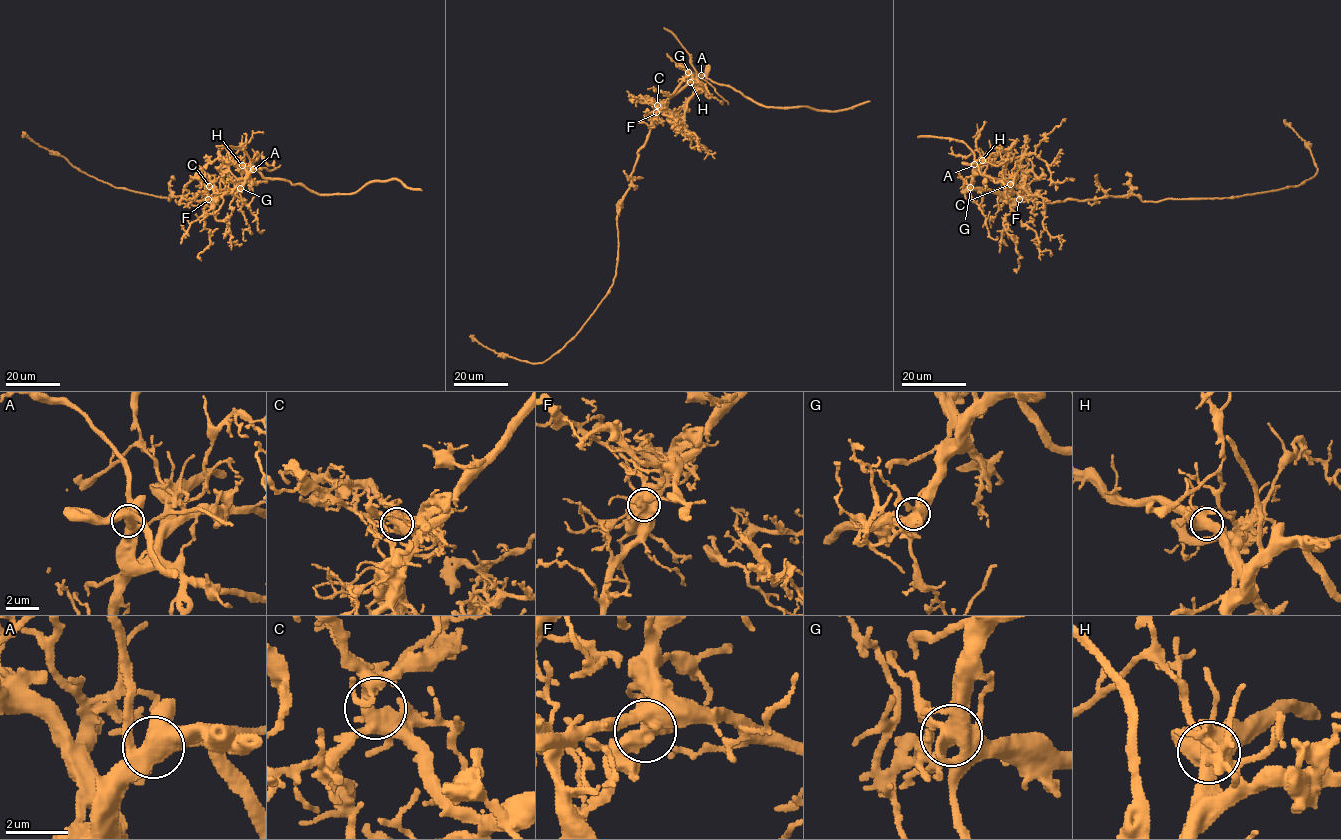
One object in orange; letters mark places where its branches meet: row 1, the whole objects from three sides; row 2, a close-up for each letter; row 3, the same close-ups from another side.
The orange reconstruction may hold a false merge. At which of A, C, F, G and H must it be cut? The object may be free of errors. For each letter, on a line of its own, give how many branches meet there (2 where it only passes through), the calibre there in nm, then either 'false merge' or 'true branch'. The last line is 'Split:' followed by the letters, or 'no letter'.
A: branches 4; calibre 500 nm; true branch
C: branches 3; calibre 440 nm; true branch
F: branches 4; calibre 500 nm; false merge
G: branches 4; calibre 500 nm; true branch
H: branches 4; calibre 480 nm; true branch
Split: F

